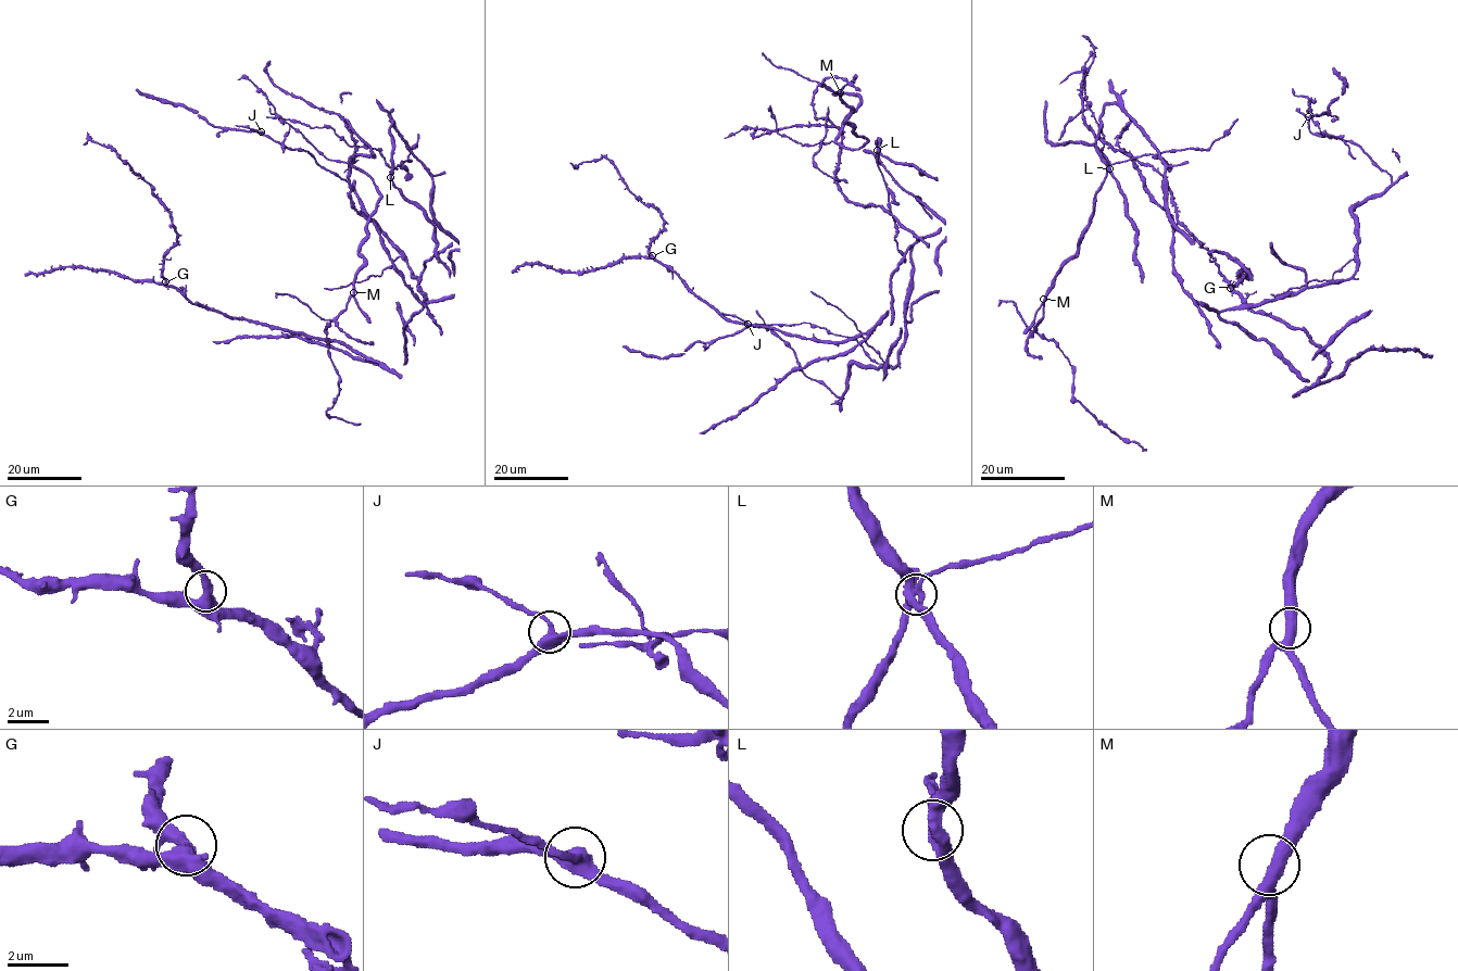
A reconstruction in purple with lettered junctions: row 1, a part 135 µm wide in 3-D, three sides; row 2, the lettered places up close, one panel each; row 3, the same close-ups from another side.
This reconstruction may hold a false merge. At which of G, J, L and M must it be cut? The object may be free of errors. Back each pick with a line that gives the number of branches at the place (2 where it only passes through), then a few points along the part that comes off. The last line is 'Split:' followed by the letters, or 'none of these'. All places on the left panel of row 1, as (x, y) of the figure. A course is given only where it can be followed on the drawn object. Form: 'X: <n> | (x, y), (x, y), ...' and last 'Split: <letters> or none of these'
L: 3 | (390, 177), (389, 172), (409, 161), (417, 134)
Split: L

